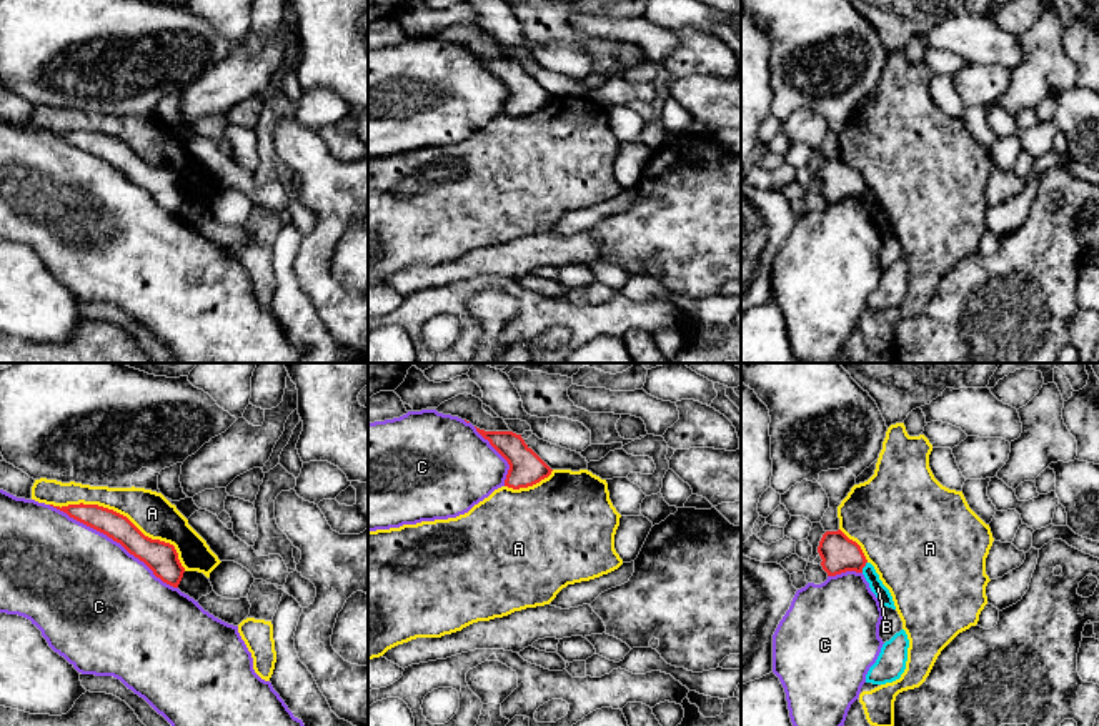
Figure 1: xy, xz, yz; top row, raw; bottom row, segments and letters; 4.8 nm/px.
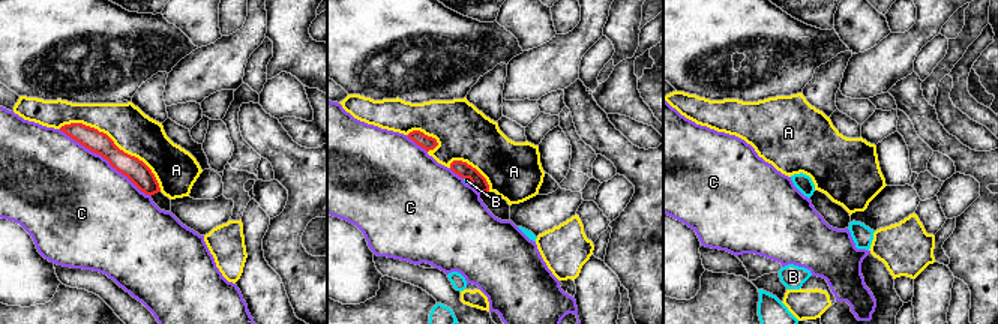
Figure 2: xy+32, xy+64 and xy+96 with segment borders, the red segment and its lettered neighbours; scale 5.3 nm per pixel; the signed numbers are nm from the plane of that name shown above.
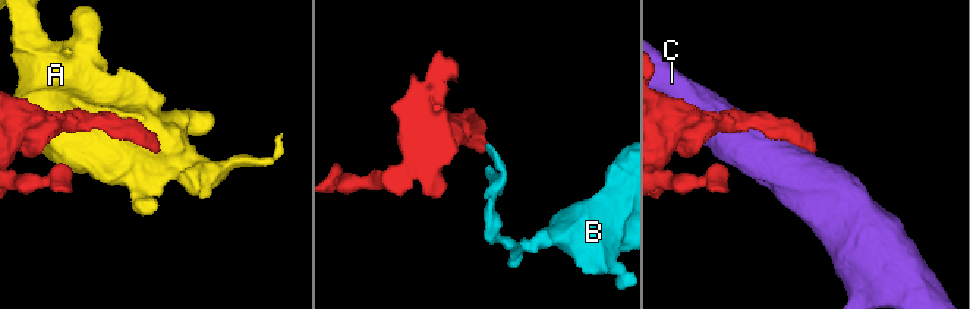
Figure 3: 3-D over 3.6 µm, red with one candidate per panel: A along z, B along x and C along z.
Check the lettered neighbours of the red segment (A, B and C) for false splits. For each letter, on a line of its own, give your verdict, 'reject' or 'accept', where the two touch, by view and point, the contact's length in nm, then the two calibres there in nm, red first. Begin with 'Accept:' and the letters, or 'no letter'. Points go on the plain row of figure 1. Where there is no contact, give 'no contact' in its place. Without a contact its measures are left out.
Accept: no letter
A: reject | xy (122, 142) | 750 nm | 140/200 nm
B: reject | yz (865, 192) | 60 nm | 170/70 nm
C: reject | xy (114, 167) | 750 nm | 160/500 nm

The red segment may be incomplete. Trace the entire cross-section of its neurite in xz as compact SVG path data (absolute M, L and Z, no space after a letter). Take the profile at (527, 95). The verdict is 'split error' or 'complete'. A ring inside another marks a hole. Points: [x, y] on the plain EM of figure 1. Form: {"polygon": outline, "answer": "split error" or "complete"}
{"polygon": "M476 58L508 88L505 113L528 115L551 102L551 95L513 58Z", "answer": "complete"}

